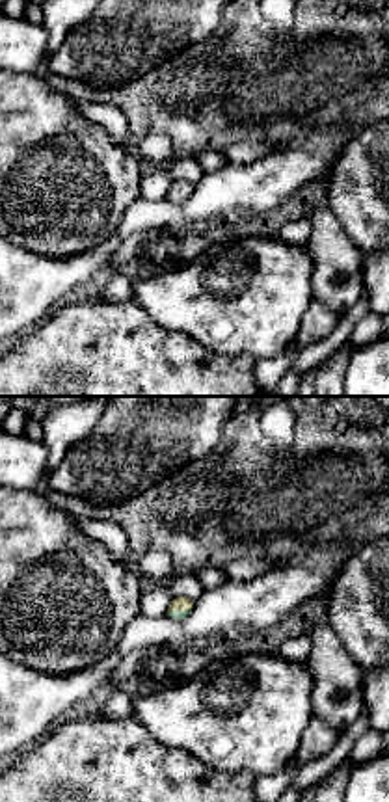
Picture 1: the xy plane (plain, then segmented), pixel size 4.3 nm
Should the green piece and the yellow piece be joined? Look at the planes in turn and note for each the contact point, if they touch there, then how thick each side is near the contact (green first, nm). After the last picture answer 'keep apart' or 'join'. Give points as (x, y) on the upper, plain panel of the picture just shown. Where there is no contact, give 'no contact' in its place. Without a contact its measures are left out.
contact (179, 194); calibres 50 and 60 nm

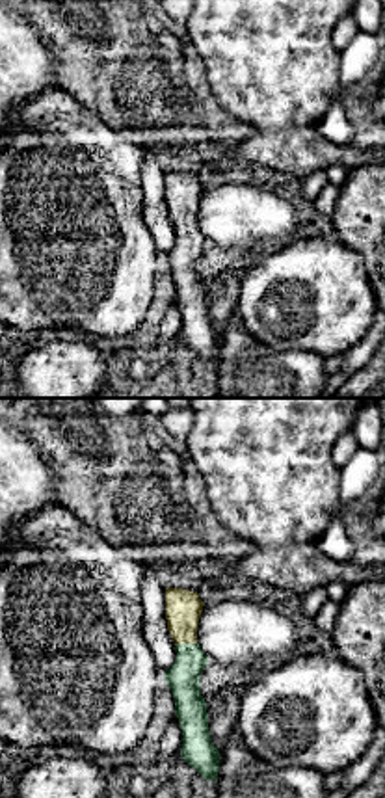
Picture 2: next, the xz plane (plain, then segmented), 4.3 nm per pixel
contact (185, 227); calibres 140 and 160 nm

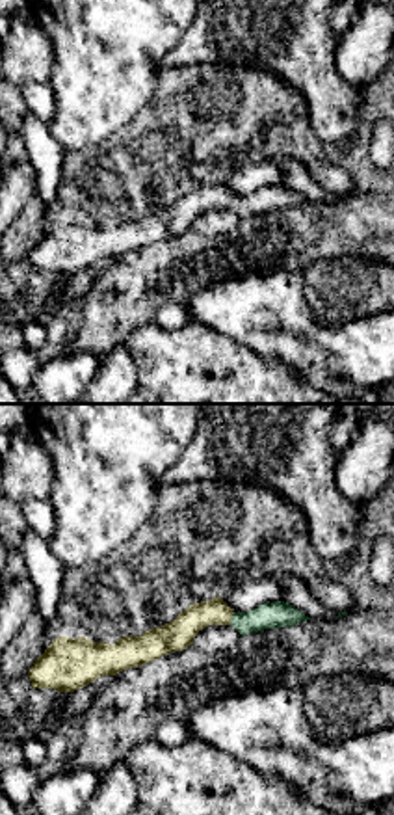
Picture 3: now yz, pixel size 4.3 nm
contact (231, 201); calibres 120 and 140 nm

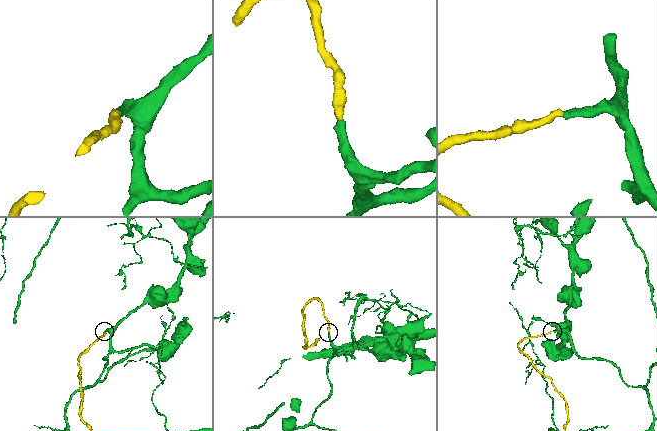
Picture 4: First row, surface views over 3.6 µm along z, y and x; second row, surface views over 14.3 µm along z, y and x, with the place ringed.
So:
join

